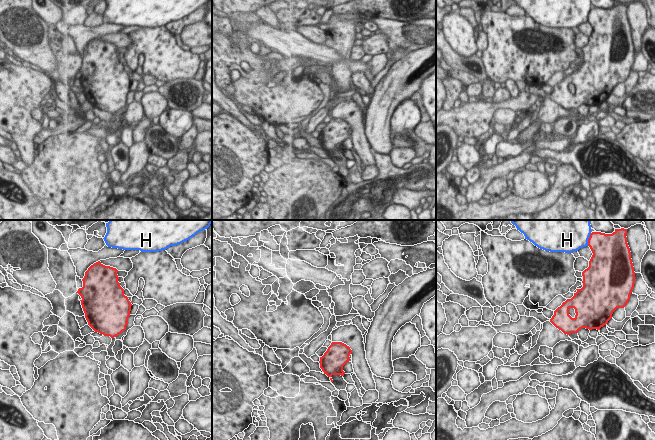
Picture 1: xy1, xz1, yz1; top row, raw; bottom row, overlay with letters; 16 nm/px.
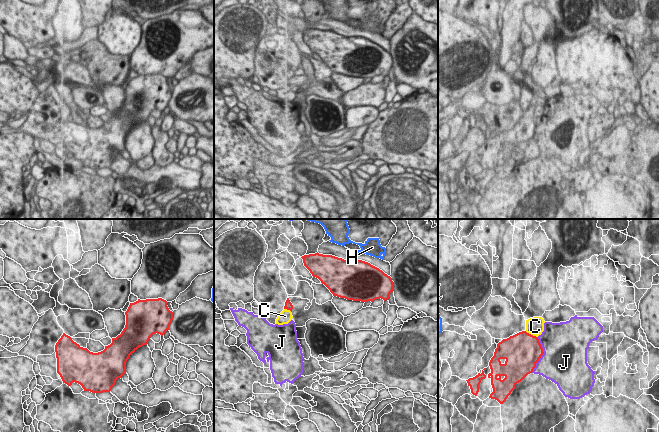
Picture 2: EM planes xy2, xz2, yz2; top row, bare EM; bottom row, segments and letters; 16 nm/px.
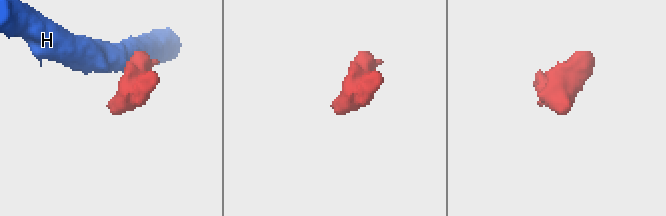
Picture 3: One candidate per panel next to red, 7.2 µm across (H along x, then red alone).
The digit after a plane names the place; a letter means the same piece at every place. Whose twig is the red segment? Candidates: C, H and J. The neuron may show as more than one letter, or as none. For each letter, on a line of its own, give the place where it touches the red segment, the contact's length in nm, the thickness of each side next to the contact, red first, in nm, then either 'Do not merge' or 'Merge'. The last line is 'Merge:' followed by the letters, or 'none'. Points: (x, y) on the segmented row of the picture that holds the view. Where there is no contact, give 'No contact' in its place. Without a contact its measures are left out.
C: Touches red at yz2 (530, 334). Shared border 240 nm. Thickness 500 nm (red) against 280 nm. Merge
H: Touches red at yz1 (588, 239). Shared border 220 nm. Thickness 400 nm (red) against 480 nm. Do not merge
J: Touches red at yz2 (542, 354). Shared border 600 nm. Thickness 480 nm (red) against 500 nm. Do not merge
Merge: C

